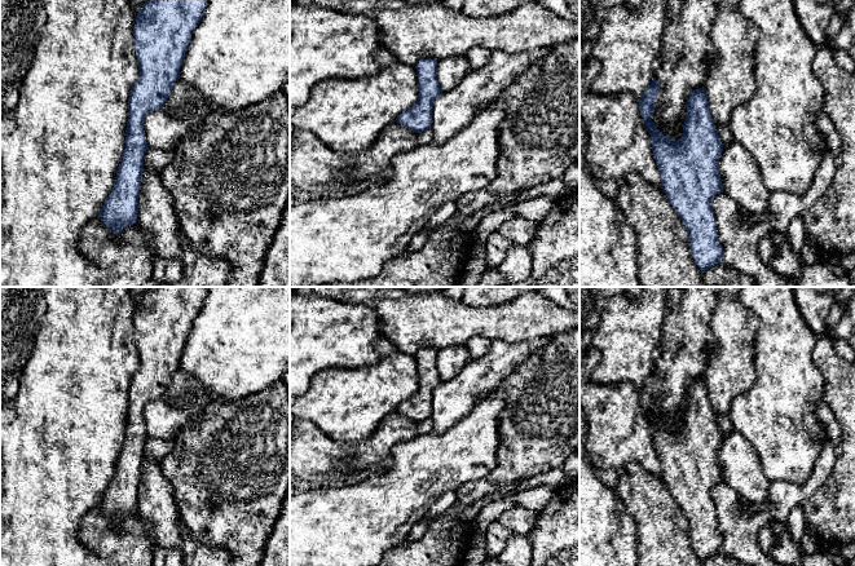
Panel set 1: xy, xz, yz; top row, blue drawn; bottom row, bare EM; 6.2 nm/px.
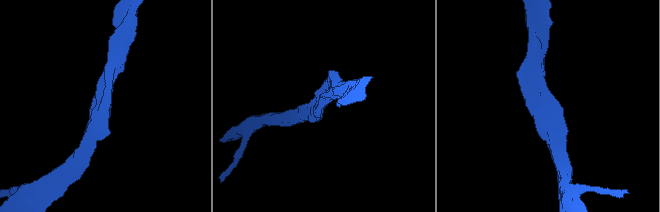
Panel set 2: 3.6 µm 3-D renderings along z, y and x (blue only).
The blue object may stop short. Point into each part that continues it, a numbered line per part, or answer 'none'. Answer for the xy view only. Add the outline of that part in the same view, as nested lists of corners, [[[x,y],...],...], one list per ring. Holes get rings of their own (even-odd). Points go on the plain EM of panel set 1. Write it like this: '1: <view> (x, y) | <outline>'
none

